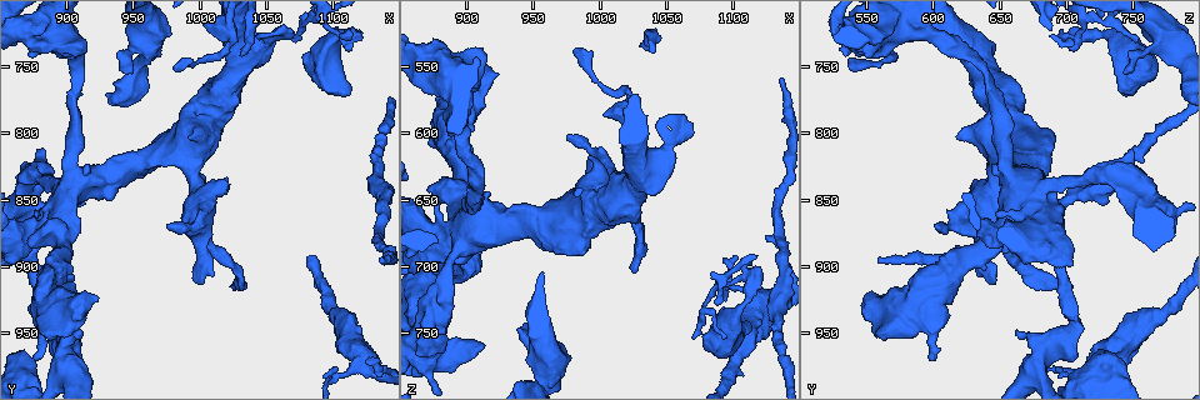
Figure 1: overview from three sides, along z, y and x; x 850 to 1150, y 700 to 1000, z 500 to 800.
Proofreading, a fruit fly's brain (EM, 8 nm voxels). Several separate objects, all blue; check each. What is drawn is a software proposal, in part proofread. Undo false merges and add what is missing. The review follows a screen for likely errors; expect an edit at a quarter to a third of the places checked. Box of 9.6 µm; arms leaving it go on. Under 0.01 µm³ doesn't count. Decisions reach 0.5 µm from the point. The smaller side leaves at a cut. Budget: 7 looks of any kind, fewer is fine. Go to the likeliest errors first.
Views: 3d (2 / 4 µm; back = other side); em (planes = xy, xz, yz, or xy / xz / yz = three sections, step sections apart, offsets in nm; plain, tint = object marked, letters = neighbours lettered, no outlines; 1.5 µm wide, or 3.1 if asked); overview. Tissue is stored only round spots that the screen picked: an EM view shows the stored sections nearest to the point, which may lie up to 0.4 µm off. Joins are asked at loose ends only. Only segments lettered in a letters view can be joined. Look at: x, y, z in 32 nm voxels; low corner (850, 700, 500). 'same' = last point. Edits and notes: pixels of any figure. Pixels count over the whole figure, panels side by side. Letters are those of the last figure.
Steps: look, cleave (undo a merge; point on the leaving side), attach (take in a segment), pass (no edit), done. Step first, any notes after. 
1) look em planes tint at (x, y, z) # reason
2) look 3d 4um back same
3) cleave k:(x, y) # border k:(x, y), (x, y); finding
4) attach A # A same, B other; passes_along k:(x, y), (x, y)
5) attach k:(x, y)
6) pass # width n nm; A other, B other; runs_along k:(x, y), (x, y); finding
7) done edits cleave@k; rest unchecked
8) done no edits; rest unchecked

look 3d 4um back at (1112, 726, 712) # a fork

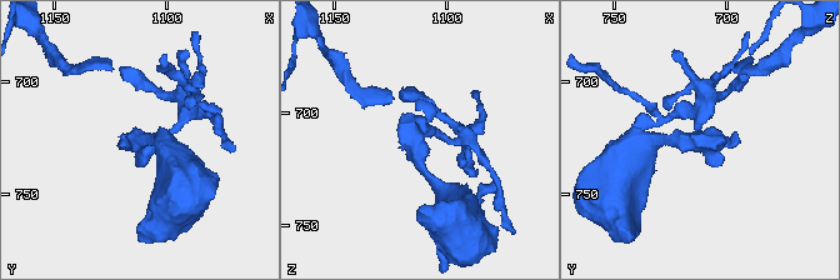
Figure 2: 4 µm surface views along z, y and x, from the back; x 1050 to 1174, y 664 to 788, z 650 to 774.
look em planes tint at (1112, 727, 711) # now the EM

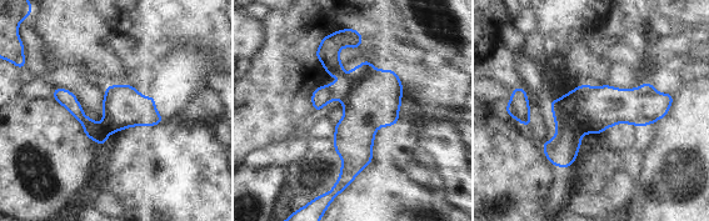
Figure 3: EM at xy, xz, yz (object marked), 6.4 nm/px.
look em planes letters same # see the neighbours

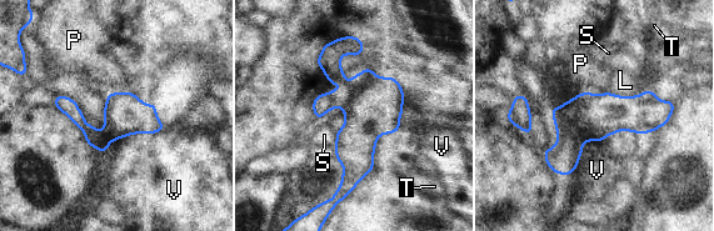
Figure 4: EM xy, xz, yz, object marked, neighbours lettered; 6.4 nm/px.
cleave 4:(563, 157) # L other, P other, S other, T other, V other; a second cell is stuck on

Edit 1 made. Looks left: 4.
look em yz step 4 letters at (1126, 972, 678) # thin end

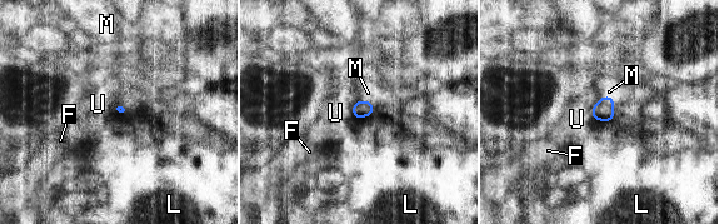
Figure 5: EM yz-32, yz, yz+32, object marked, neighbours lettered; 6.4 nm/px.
pass # F other, L other, M other, U other; none of them fits

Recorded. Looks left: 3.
look 3d 2um at (1032, 740, 534) # branch stops here

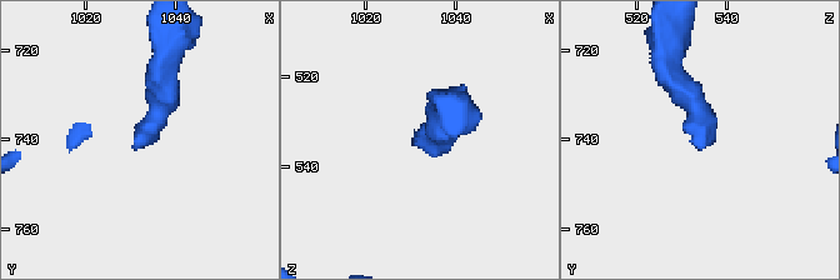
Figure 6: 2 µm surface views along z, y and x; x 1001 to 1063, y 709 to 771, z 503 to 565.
look em planes tint at (1030, 741, 532) # shape alone is not enough

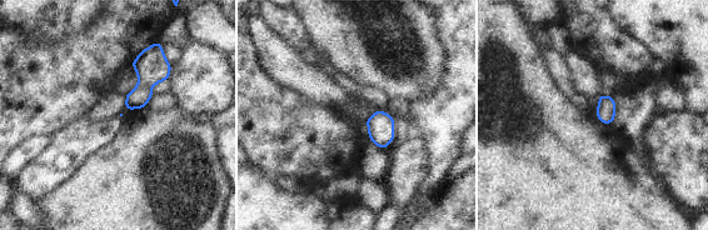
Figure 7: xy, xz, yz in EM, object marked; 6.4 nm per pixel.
look em planes letters same

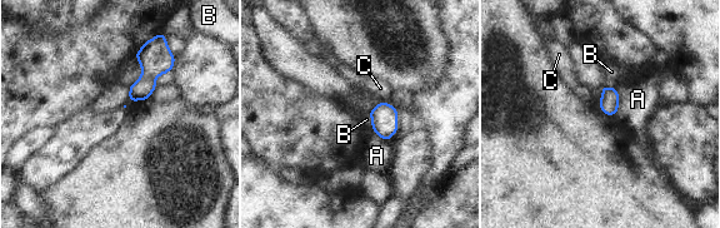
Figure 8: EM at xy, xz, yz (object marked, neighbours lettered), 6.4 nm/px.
pass # A other, B other, C other; border 8:(615, 88), (618, 93), (616, 114); no lettered segment goes on from it

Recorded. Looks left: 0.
done edits cleave@4; rest unchecked

